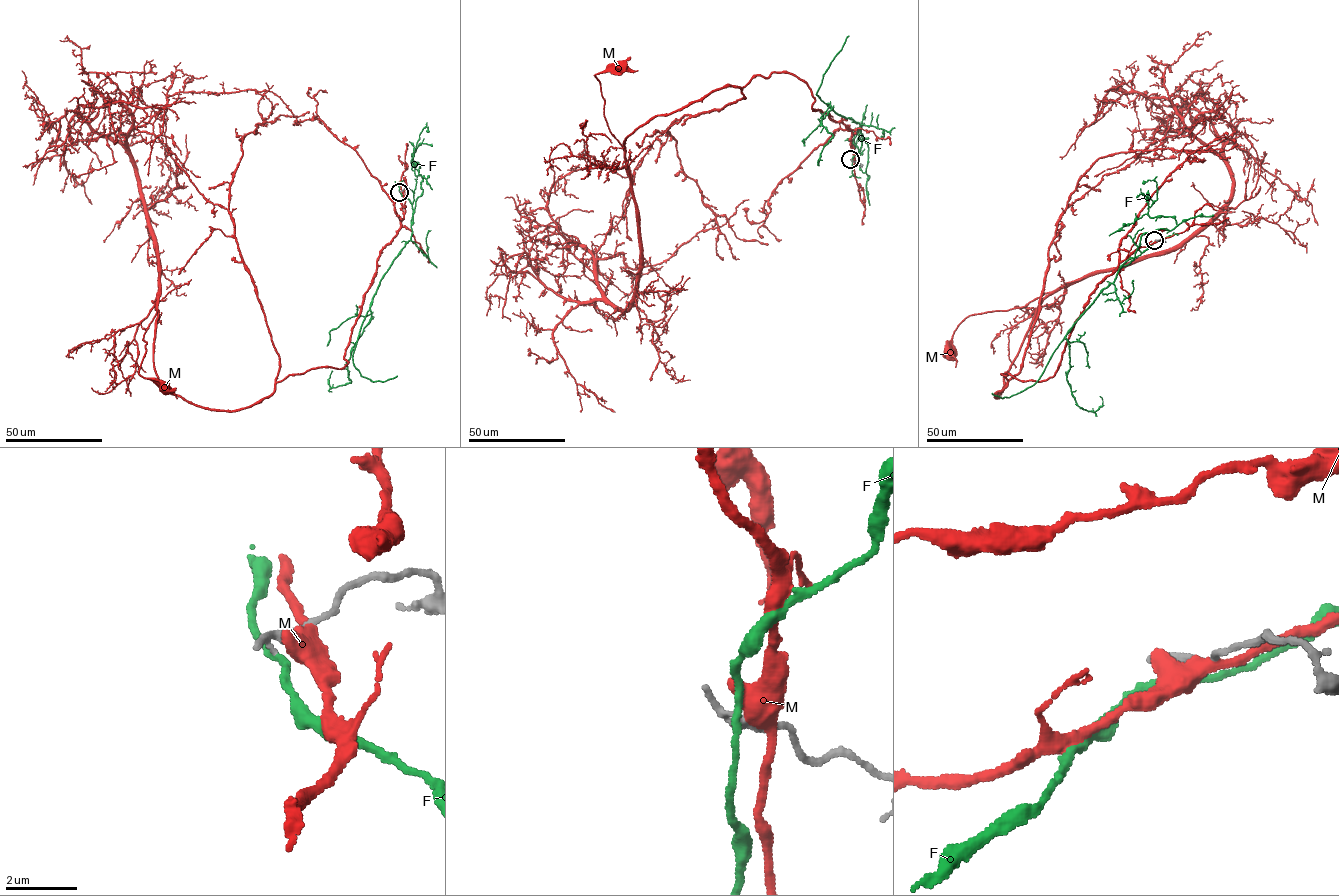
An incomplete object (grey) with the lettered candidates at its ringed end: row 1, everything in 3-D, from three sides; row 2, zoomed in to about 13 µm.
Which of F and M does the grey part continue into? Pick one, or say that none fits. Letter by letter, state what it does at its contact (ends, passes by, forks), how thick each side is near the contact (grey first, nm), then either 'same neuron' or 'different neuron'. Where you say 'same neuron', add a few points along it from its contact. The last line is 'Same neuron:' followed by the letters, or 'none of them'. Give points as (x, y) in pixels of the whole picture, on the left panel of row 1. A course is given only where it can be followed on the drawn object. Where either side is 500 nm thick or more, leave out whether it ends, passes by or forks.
F: it passes by | 150/190 nm | different neuron
M: it passes by | 170/480 nm | different neuron
Same neuron: none of them

